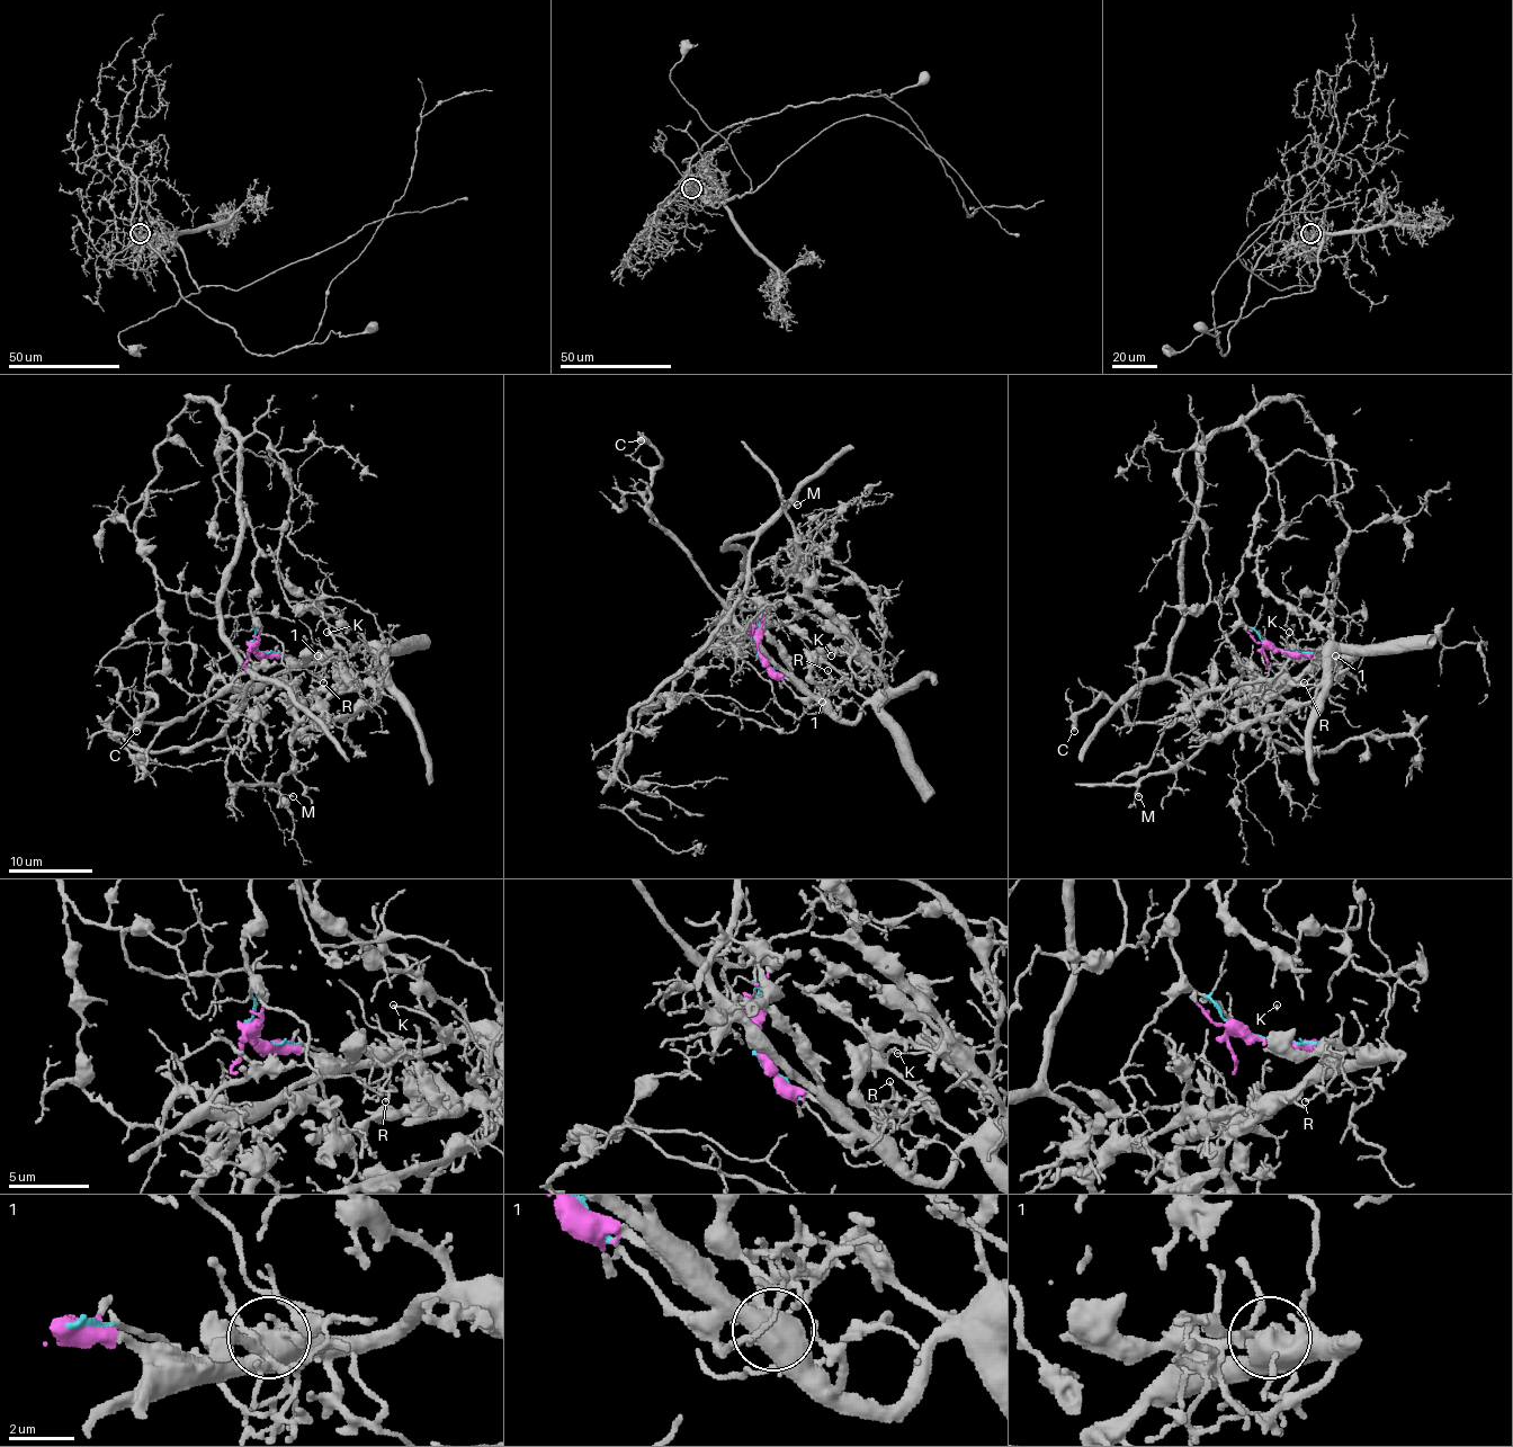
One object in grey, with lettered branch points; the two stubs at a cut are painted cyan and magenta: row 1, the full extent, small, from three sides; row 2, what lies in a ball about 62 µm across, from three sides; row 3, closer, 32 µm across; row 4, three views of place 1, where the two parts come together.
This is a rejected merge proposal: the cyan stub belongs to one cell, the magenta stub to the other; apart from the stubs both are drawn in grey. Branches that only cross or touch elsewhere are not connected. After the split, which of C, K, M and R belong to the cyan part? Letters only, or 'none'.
none

